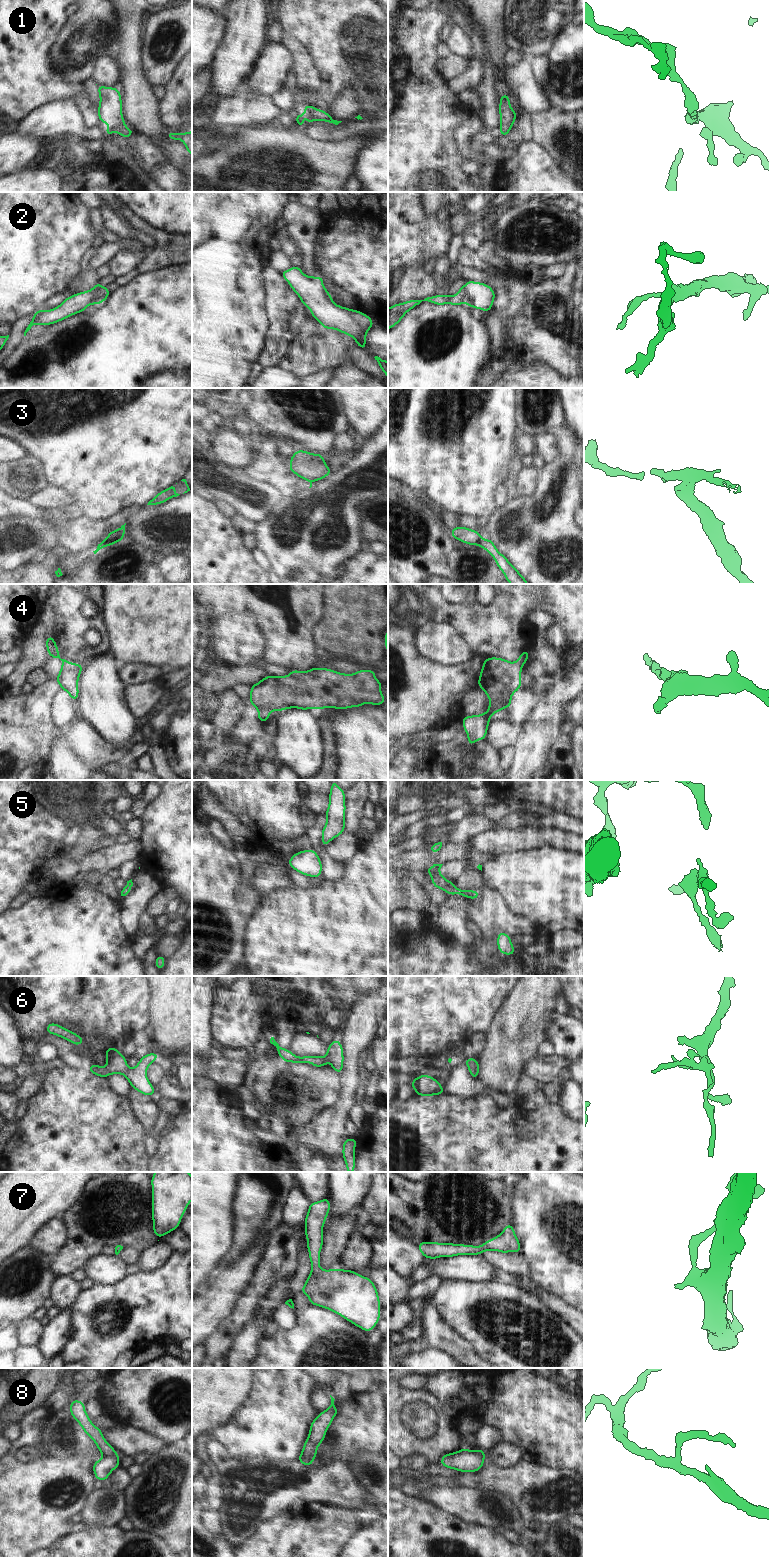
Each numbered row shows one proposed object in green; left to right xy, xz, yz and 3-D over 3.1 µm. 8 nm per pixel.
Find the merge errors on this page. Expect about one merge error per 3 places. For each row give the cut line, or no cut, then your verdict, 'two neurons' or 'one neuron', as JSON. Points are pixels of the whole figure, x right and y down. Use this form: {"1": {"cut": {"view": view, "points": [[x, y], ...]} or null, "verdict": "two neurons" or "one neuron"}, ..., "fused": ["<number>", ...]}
{"1": {"cut": null, "verdict": "one neuron"}, "2": {"cut": null, "verdict": "one neuron"}, "3": {"cut": {"view": "xy", "points": [[103, 539], [108, 537], [112, 540], [119, 540]]}, "verdict": "two neurons"}, "4": {"cut": null, "verdict": "one neuron"}, "5": {"cut": null, "verdict": "one neuron"}, "6": {"cut": null, "verdict": "one neuron"}, "7": {"cut": null, "verdict": "one neuron"}, "8": {"cut": {"view": "xz", "points": [[300, 1454], [312, 1461]]}, "verdict": "two neurons"}, "fused": ["3", "8"]}

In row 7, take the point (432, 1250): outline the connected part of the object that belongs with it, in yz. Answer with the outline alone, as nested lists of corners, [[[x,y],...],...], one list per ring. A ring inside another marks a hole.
[[[511,1223],[503,1228],[503,1232],[488,1239],[480,1246],[421,1241],[417,1246],[420,1253],[428,1259],[454,1257],[458,1255],[481,1255],[485,1251],[500,1253],[521,1252],[521,1244]]]

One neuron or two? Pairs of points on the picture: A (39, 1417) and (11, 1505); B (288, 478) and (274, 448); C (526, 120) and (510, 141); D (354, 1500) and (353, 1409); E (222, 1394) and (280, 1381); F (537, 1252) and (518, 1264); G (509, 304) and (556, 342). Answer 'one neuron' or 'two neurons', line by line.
A: one neuron
B: one neuron
C: one neuron
D: two neurons
E: two neurons
F: two neurons
G: two neurons

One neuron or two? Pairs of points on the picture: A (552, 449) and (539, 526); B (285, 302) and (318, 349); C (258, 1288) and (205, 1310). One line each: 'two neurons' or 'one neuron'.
A: two neurons
B: two neurons
C: two neurons

